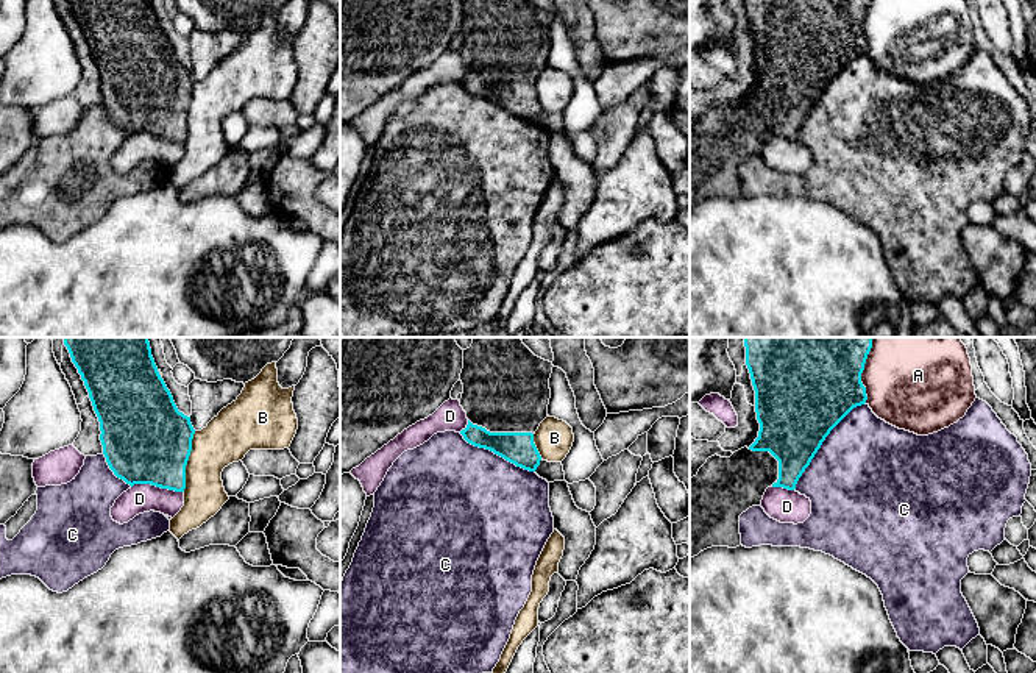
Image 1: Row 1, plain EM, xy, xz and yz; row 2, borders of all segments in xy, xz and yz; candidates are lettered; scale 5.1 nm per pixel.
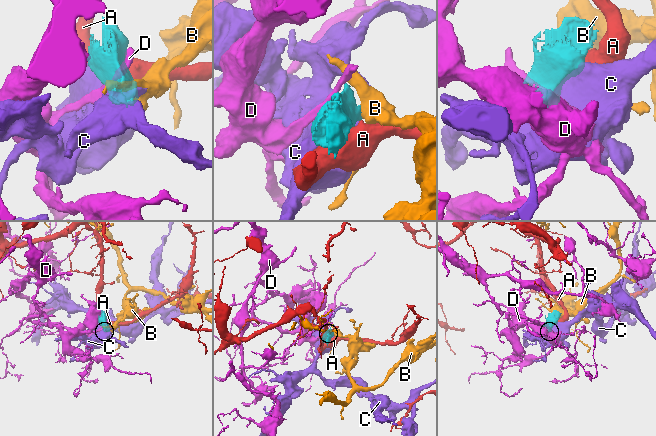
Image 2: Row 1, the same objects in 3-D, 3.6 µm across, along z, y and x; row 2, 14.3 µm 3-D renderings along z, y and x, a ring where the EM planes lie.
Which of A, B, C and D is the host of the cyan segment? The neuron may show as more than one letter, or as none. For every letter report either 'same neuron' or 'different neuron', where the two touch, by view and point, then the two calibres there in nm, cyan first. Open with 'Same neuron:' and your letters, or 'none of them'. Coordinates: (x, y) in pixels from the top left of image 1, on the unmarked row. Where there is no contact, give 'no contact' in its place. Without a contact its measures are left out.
Same neuron: none of them
A: different neuron; contact yz (860, 27); calibres 420 and 400 nm
B: different neuron; contact xy (188, 110); calibres 460 and 240 nm
C: different neuron; contact yz (821, 94); calibres 440 and 500 nm
D: different neuron; contact xy (158, 136); calibres 460 and 150 nm

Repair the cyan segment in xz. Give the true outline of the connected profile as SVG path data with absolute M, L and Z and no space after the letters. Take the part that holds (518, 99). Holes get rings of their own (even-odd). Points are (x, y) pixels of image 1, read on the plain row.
M463 0L460 56L468 69L467 78L460 81L463 89L516 117L535 122L541 106L534 94L534 84L548 67L552 17L552 12L530 0Z

